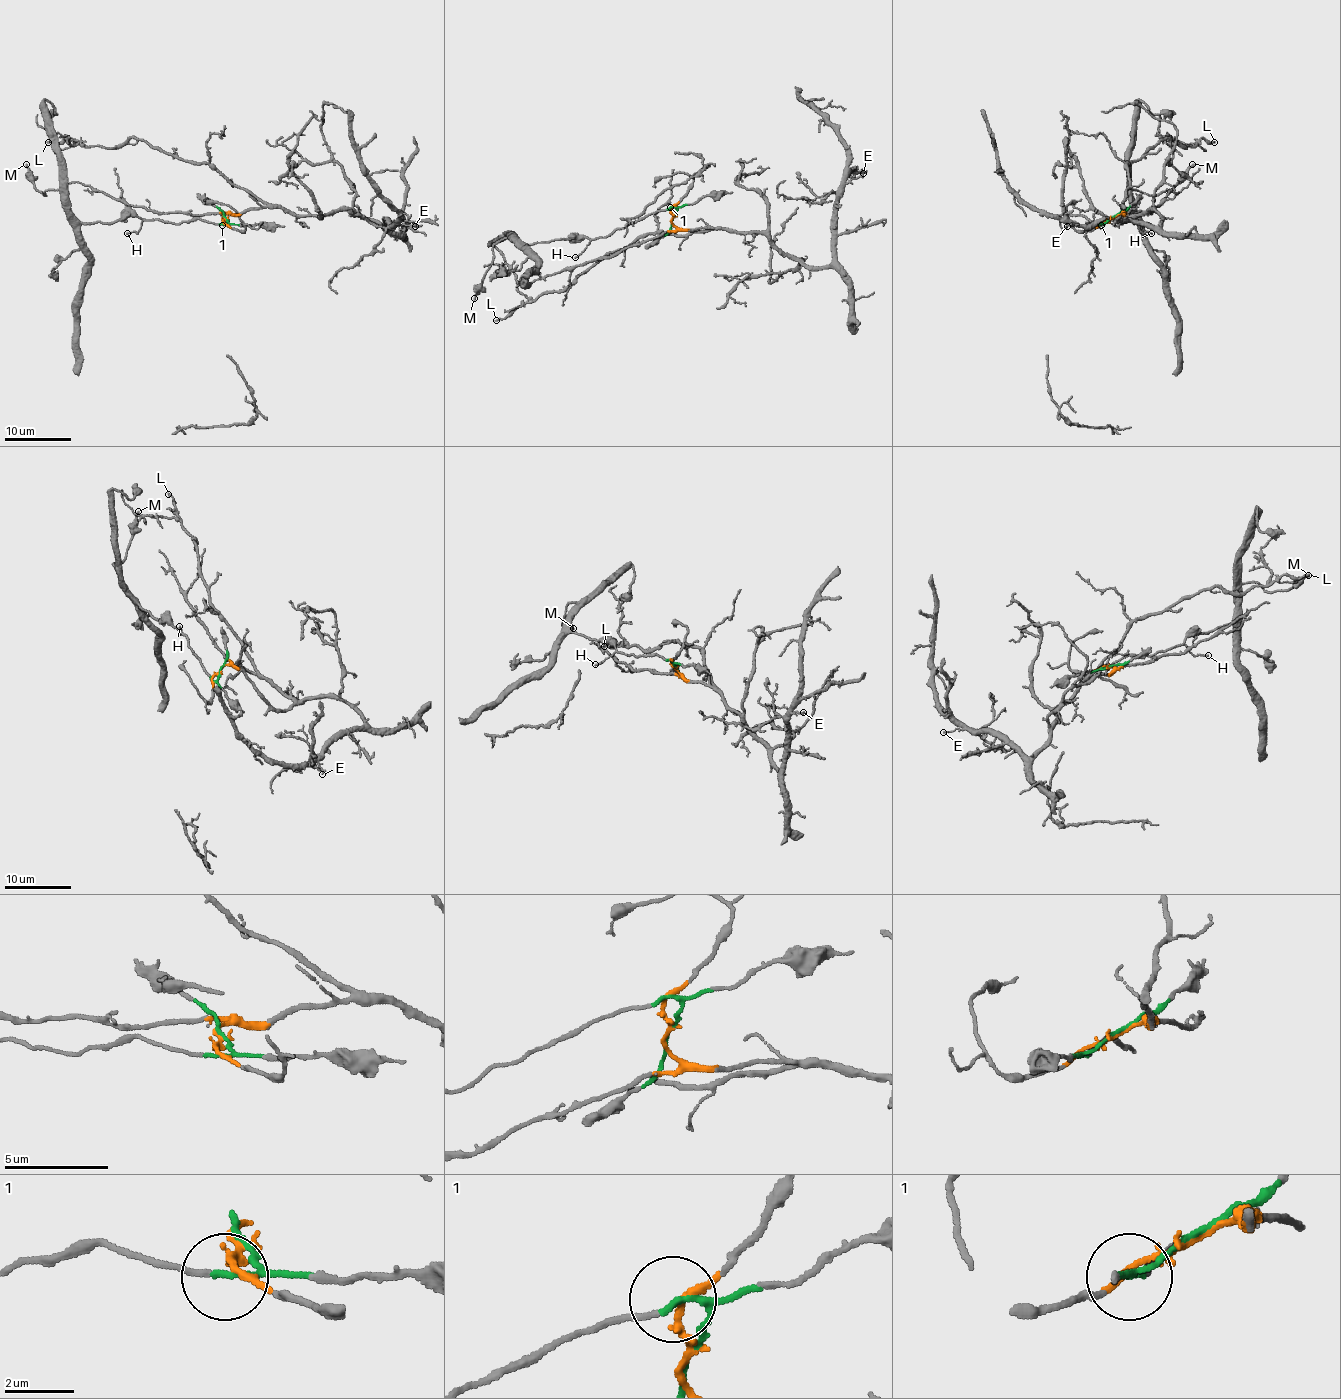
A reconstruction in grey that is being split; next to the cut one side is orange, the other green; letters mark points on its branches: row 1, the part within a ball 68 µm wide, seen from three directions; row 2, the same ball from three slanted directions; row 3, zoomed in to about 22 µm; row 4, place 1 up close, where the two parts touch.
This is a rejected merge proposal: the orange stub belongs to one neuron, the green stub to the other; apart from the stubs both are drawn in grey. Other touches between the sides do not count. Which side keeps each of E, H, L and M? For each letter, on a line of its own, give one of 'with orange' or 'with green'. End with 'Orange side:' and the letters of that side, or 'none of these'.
E: with orange
H: with green
L: with orange
M: with green
Orange side: E, L

